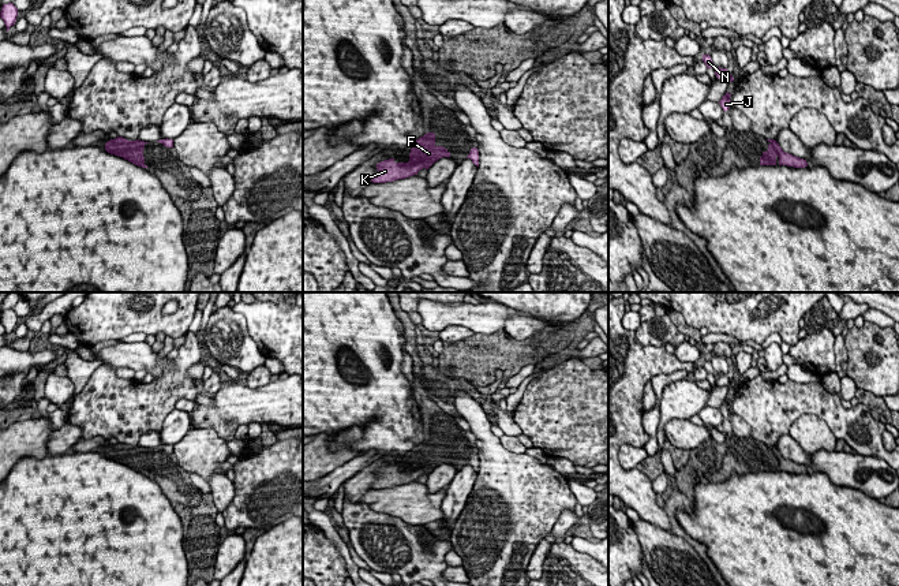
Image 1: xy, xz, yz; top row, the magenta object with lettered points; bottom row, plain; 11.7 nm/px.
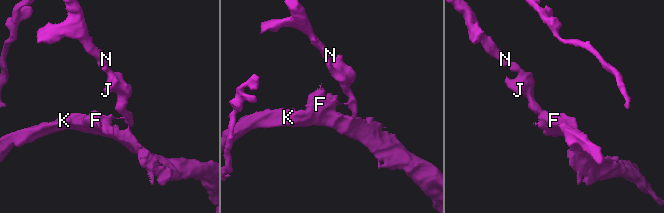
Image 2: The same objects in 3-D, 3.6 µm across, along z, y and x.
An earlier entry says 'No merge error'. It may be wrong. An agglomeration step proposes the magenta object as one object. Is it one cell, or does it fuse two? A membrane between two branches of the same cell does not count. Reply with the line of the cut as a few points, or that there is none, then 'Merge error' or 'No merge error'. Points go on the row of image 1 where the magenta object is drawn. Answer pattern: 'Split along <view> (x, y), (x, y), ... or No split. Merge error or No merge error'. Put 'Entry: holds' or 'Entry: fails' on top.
Entry: fails
Split along xy (133, 141), (143, 145). Merge error

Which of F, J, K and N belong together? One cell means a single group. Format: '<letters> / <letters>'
F K / J N

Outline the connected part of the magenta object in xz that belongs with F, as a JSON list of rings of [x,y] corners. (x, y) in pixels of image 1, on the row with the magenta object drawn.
[[[427,132],[412,143],[408,163],[396,163],[394,158],[378,163],[378,172],[371,182],[386,183],[417,175],[420,169],[428,169],[439,158],[450,157],[449,153],[443,146],[435,145],[434,132]]]

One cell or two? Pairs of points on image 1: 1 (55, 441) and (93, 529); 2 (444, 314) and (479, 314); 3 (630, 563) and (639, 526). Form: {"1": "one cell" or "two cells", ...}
{"1": "two cells", "2": "one cell", "3": "two cells"}

